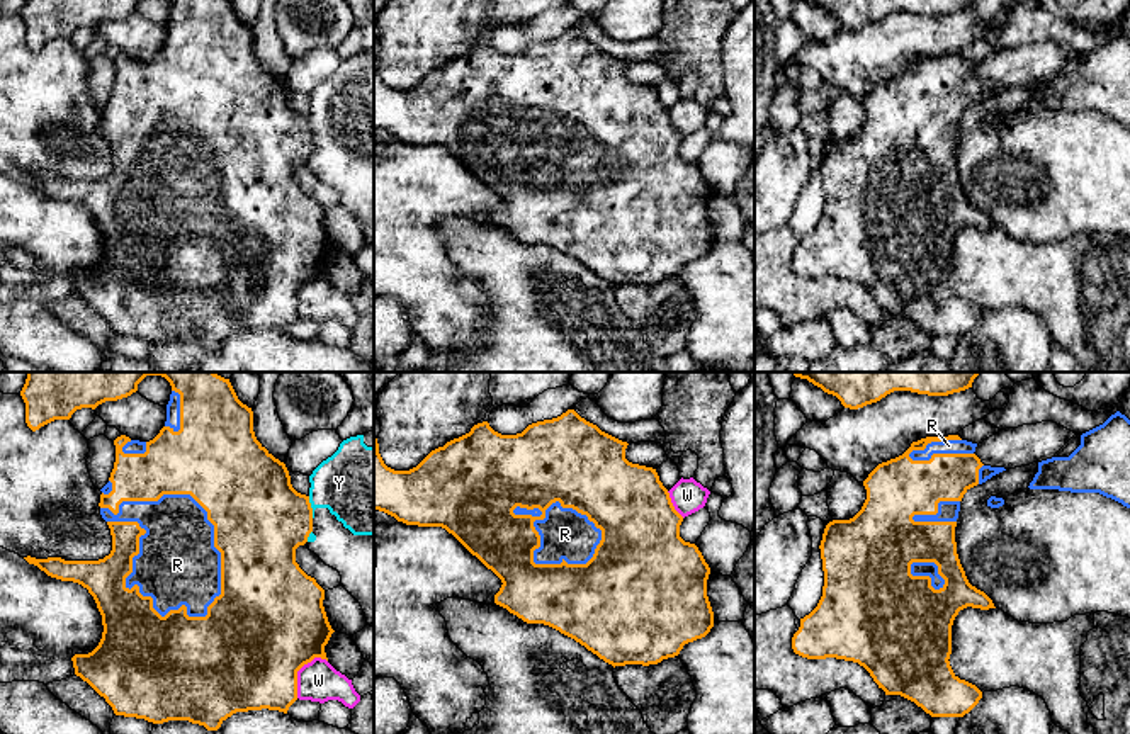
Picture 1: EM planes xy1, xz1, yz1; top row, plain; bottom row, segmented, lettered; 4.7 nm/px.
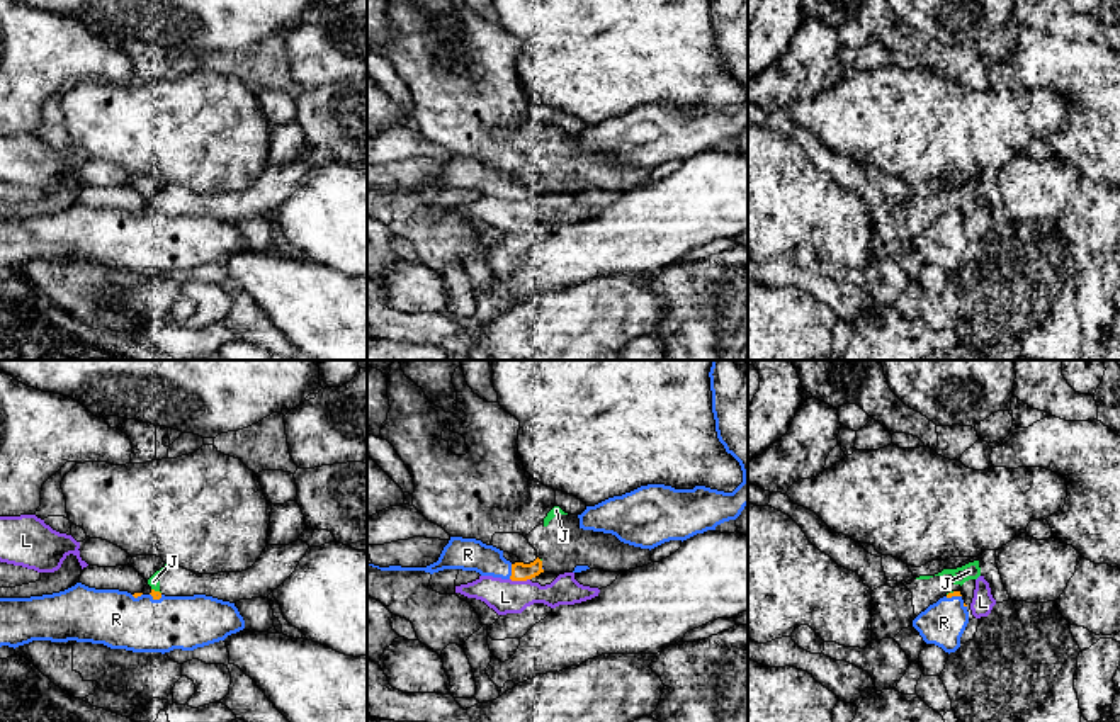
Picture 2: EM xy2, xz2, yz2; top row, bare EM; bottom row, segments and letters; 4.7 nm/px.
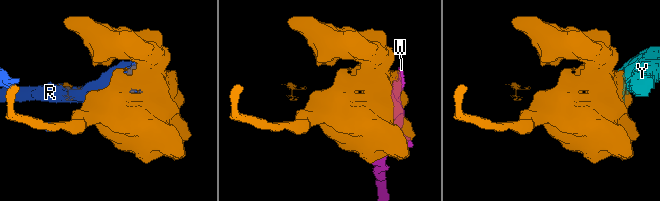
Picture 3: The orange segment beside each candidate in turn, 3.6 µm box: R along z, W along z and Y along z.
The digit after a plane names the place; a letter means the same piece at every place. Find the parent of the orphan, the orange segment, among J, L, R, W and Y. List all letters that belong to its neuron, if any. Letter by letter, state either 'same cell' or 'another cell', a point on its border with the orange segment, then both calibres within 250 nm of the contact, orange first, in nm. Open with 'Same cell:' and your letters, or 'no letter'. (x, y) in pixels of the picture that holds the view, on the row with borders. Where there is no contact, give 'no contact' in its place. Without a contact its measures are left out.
Same cell: R
J: another cell | xy2 (157, 592) | 50/50 nm
L: another cell | xz2 (520, 580) | 90/160 nm
R: same cell | xy1 (204, 508) | 420/360 nm
W: another cell | xy1 (298, 670) | 500/190 nm
Y: another cell | xy1 (310, 507) | 440/360 nm

